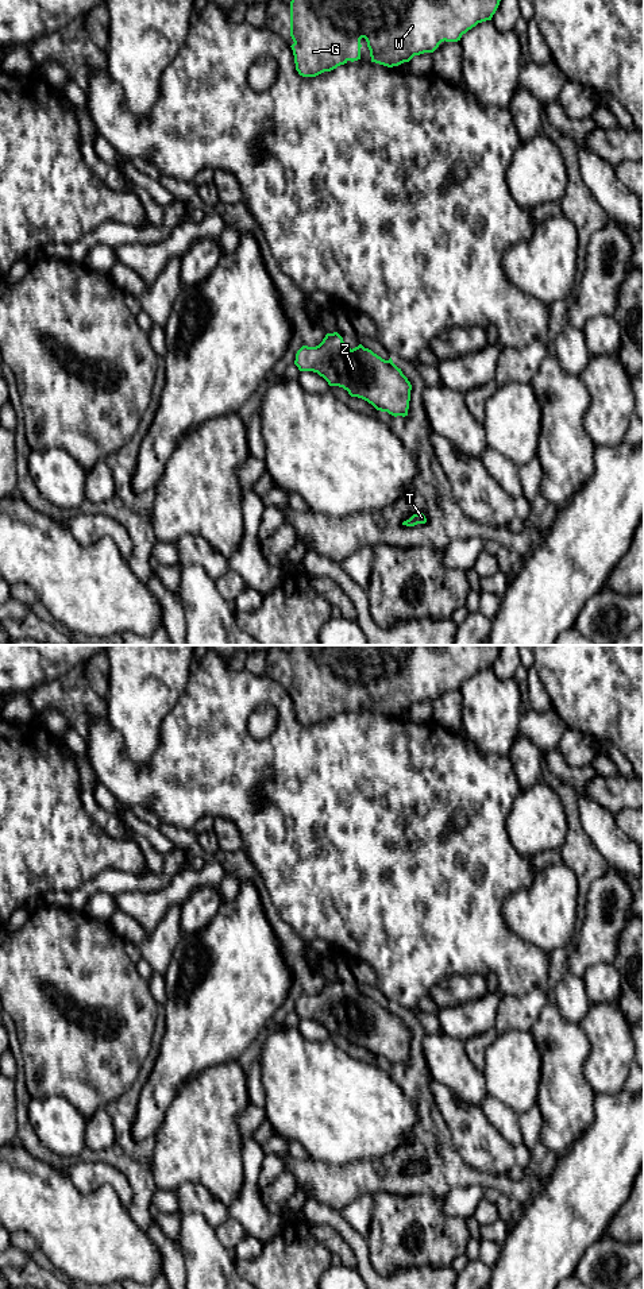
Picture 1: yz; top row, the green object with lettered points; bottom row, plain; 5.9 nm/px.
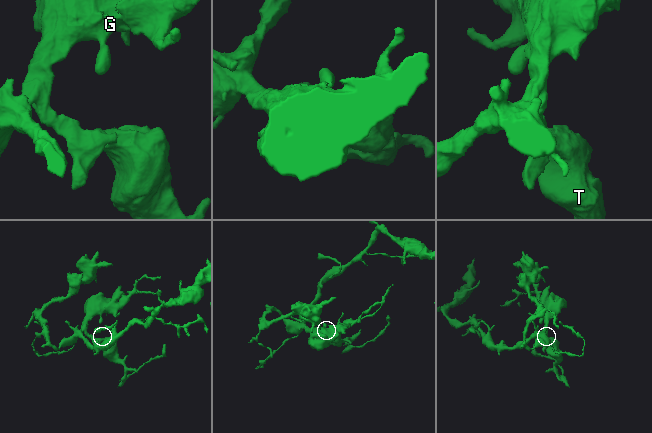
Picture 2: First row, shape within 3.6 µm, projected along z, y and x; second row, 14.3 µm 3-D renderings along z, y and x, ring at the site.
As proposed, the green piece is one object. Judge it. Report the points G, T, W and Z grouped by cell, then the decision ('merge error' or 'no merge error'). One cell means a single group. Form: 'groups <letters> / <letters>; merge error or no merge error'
groups G T W Z; no merge error

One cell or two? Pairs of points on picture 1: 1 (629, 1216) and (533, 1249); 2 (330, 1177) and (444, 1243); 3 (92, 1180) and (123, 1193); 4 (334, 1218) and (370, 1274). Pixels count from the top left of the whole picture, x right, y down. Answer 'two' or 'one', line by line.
1: two
2: two
3: one
4: one

